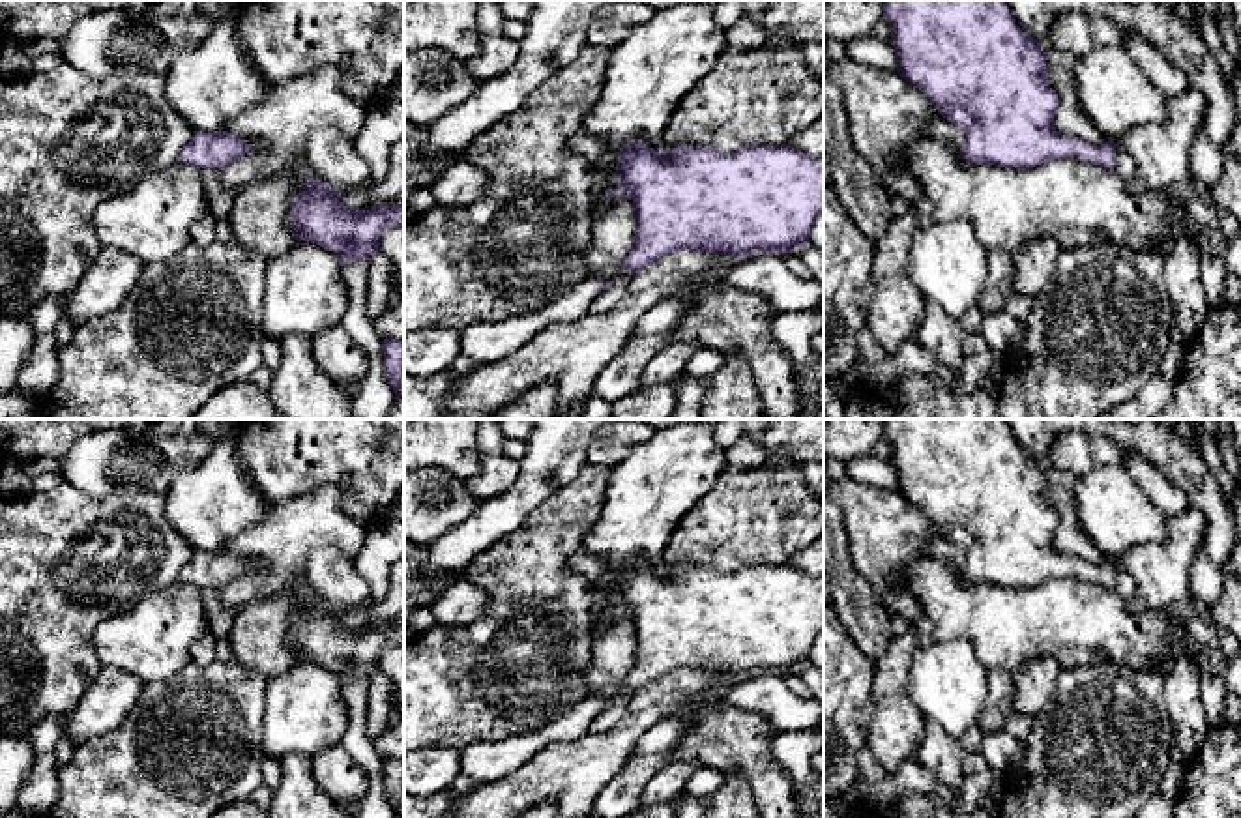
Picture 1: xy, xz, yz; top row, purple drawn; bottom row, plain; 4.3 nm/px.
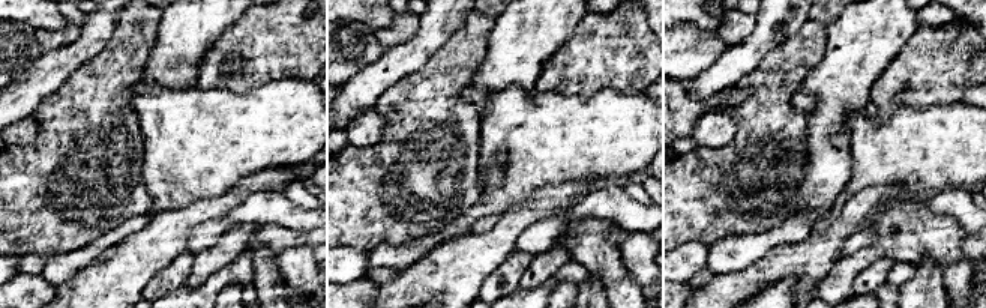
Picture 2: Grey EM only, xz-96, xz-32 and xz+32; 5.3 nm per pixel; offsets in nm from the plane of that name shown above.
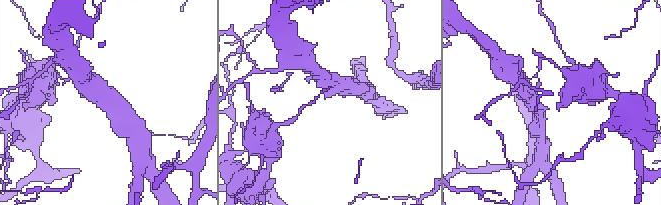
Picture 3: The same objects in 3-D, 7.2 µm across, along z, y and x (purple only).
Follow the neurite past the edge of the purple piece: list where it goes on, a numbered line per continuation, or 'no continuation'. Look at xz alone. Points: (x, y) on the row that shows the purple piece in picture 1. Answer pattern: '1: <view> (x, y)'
1: xz (487, 341)

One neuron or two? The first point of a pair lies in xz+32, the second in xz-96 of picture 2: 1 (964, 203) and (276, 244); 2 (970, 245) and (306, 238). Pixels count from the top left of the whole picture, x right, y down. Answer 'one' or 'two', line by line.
1: two
2: two

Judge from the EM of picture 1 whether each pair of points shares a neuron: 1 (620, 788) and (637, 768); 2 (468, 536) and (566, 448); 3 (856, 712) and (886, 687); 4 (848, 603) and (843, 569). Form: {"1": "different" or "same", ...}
{"1": "same", "2": "same", "3": "different", "4": "same"}

